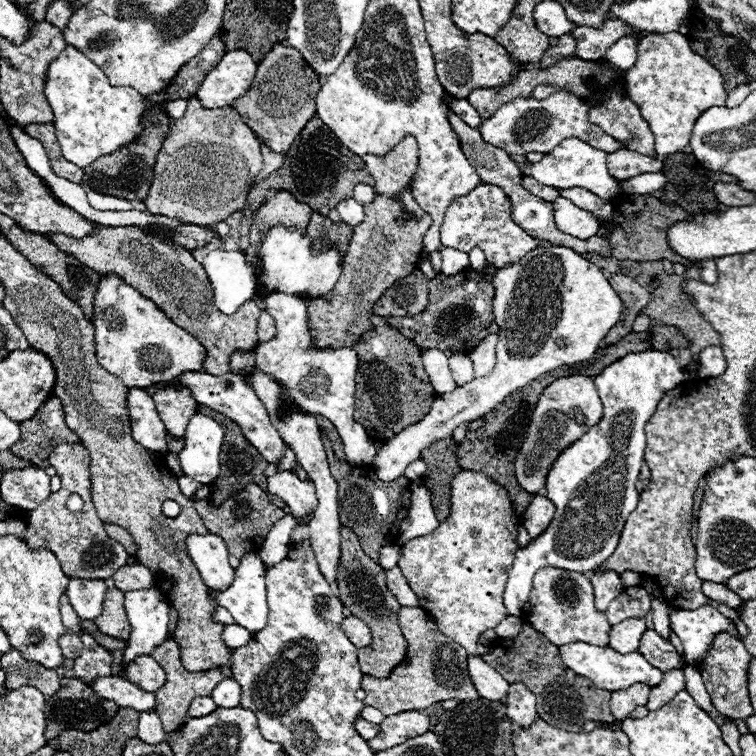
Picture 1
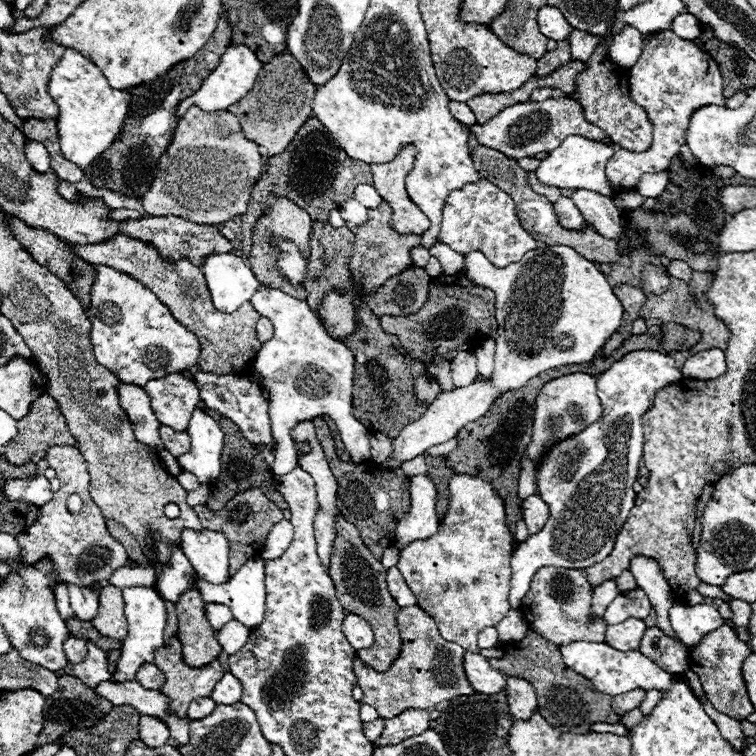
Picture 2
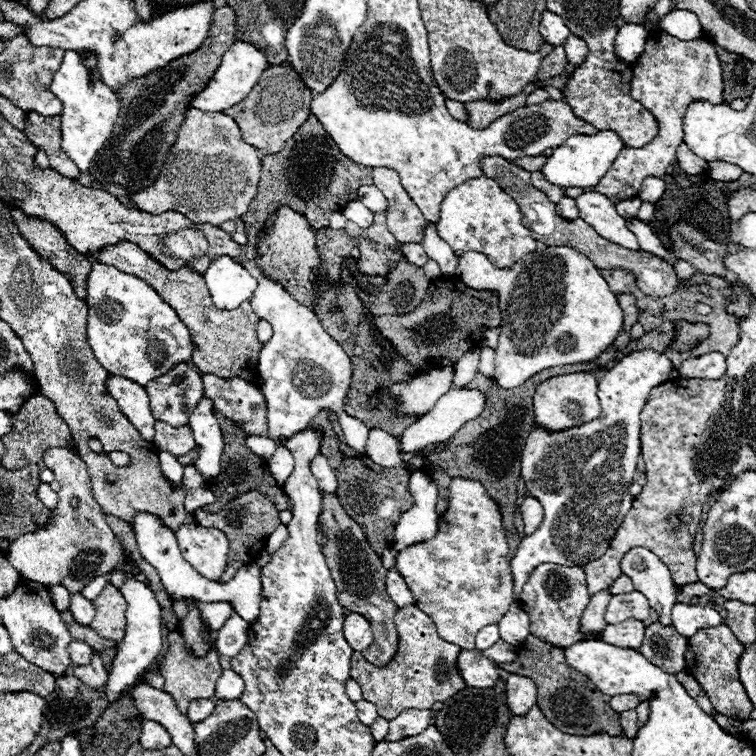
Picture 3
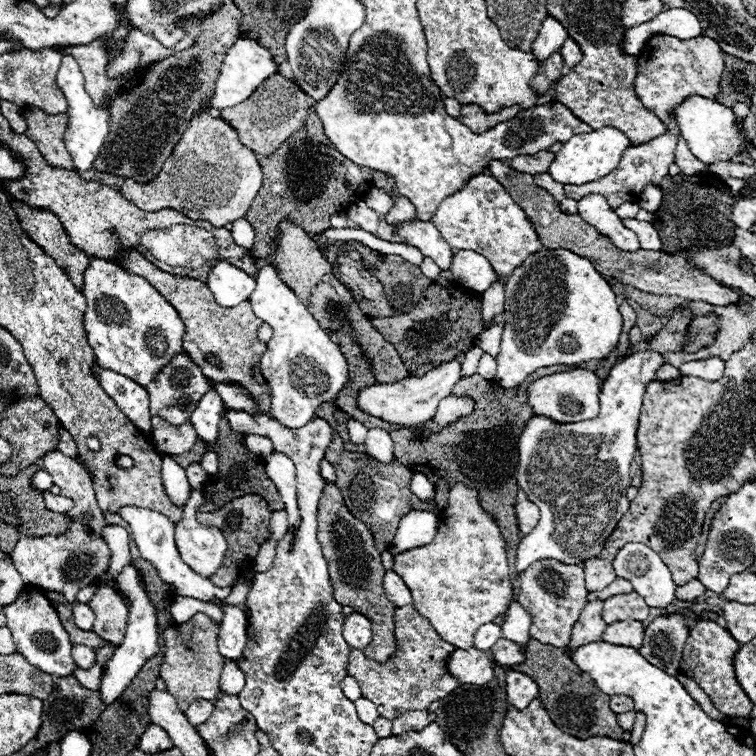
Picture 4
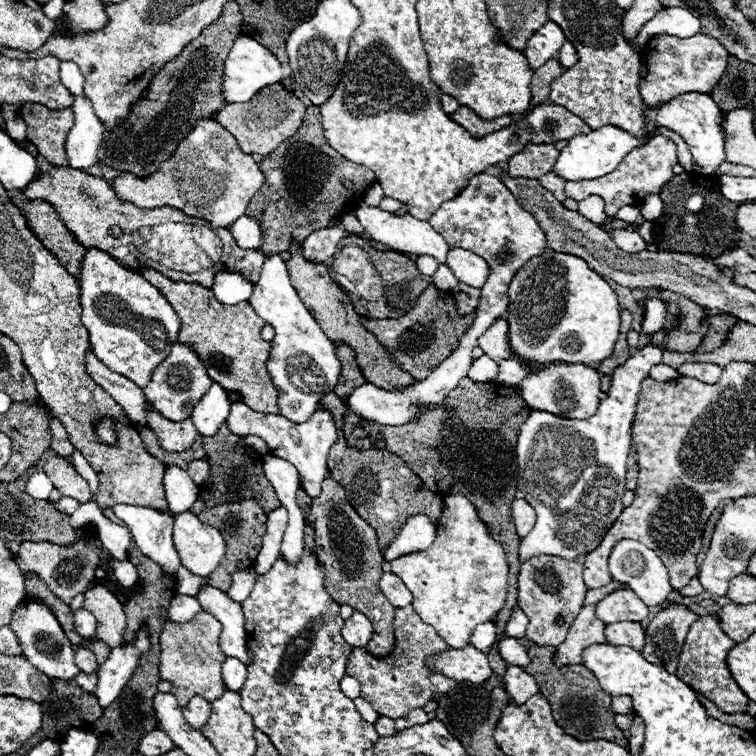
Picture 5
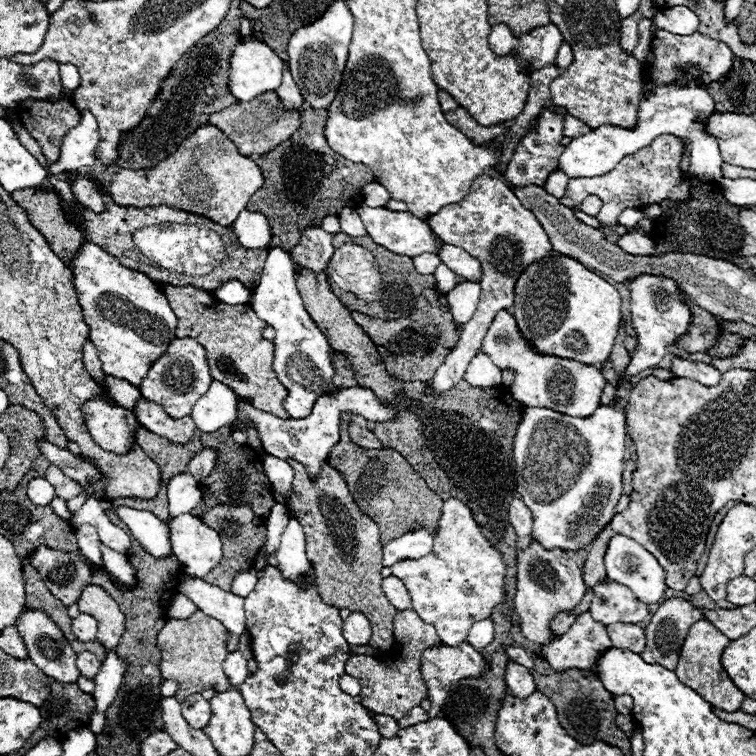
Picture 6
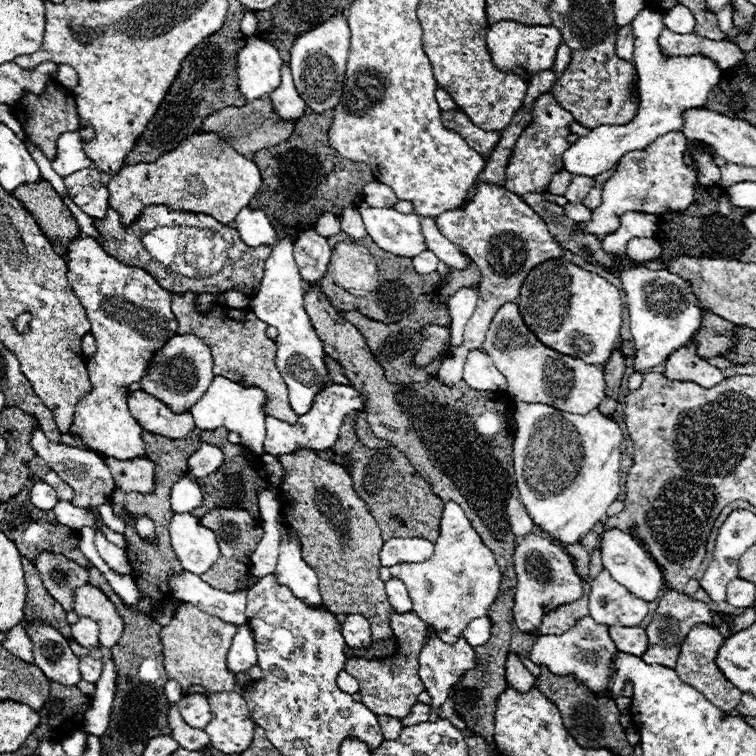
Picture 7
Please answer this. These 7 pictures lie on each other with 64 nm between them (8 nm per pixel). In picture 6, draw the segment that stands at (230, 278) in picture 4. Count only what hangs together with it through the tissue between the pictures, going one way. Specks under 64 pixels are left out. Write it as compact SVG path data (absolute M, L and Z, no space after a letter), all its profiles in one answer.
M230 280L218 286L218 290L212 292L212 296L218 302L236 306L236 304L248 304L250 302L250 288L246 288L240 280Z

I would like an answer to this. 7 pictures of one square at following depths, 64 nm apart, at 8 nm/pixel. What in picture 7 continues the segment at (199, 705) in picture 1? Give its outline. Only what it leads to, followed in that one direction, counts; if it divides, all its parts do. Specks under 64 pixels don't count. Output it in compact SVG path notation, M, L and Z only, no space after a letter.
M188 694L188 696L184 696L178 702L178 708L180 708L180 714L182 714L184 722L188 726L192 726L192 728L204 730L208 726L208 722L212 720L208 700L202 694Z

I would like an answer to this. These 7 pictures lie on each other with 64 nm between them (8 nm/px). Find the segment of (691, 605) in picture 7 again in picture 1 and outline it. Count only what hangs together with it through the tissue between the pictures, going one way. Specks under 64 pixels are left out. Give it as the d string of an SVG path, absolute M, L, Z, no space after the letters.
M646 630L642 634L640 640L640 648L638 652L658 670L668 672L672 668L682 668L682 658L678 656L678 652L674 650L674 646L664 640L660 634L656 634L654 630Z

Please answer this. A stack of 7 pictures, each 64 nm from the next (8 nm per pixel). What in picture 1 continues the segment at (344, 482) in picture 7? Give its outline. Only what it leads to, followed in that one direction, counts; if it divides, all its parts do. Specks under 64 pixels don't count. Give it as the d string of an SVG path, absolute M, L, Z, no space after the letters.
M340 528L342 534L342 558L340 558L340 572L338 572L338 596L344 606L352 610L354 616L362 618L366 626L370 626L372 632L372 644L368 648L358 650L358 662L362 668L362 674L370 674L372 678L386 678L398 664L406 660L406 648L408 642L398 626L398 600L390 594L386 586L386 570L372 562L362 548L358 538L348 530Z

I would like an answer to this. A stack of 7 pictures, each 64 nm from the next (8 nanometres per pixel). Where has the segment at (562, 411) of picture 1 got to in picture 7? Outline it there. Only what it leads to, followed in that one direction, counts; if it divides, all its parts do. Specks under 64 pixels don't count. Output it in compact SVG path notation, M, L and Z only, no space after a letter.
M508 302L496 312L486 332L486 340L482 348L486 354L490 354L498 370L508 380L508 394L510 398L514 398L514 402L548 404L570 414L586 414L598 408L598 404L604 398L602 370L598 366L586 364L578 358L562 356L542 346L538 338L534 338L534 334L526 330L518 306L514 302Z

